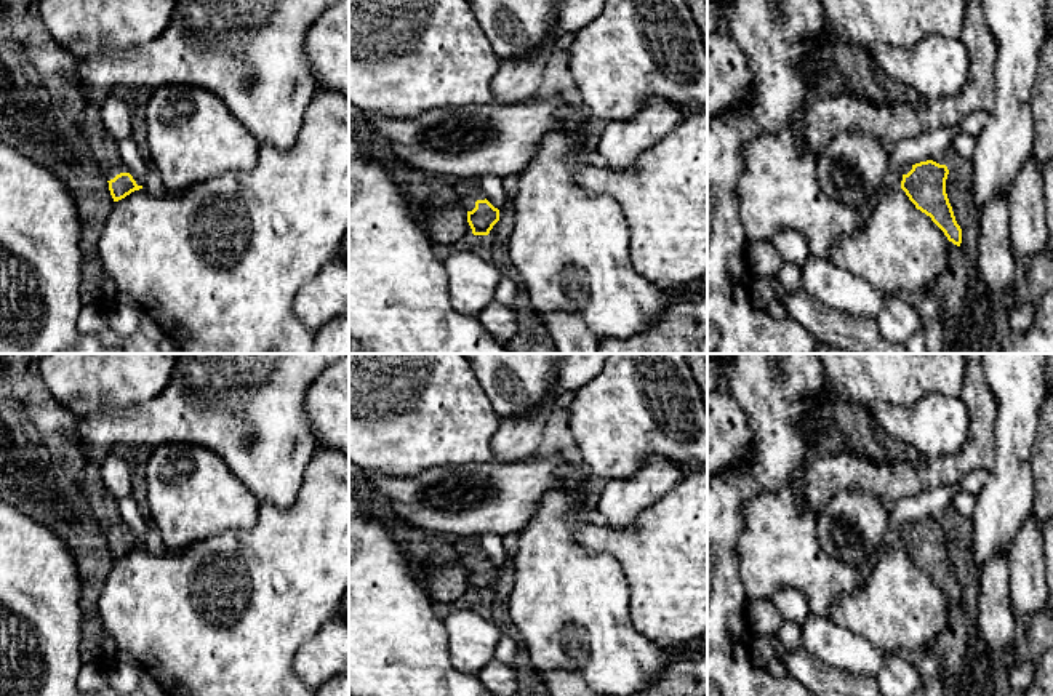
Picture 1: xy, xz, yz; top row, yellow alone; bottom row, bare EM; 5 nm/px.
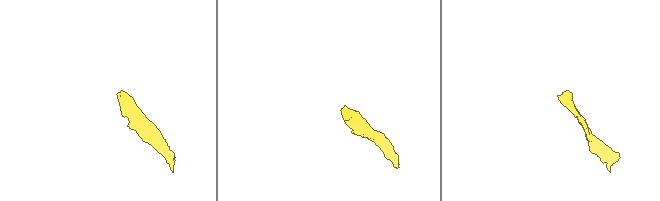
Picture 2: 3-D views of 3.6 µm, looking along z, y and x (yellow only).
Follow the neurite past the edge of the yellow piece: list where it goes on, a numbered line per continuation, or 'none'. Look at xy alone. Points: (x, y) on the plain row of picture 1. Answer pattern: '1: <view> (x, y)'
1: xy (104, 508)

